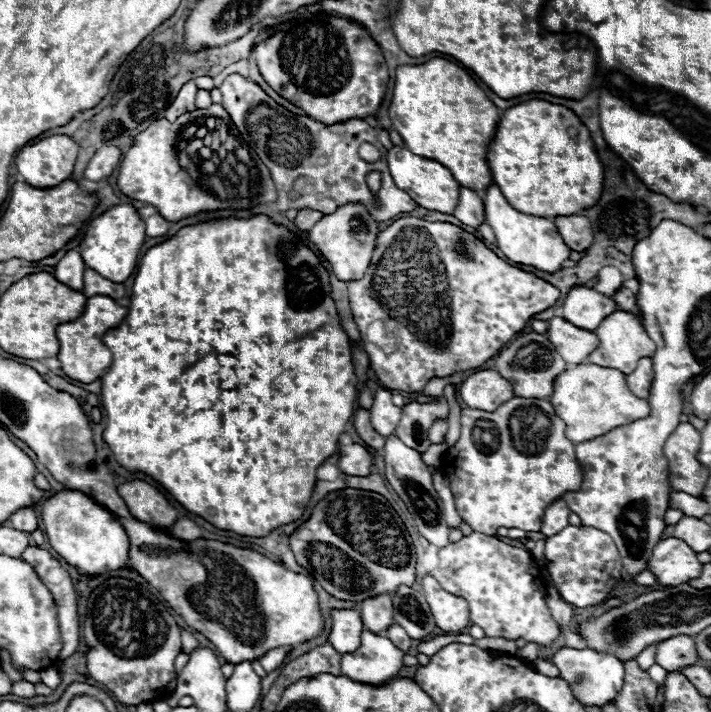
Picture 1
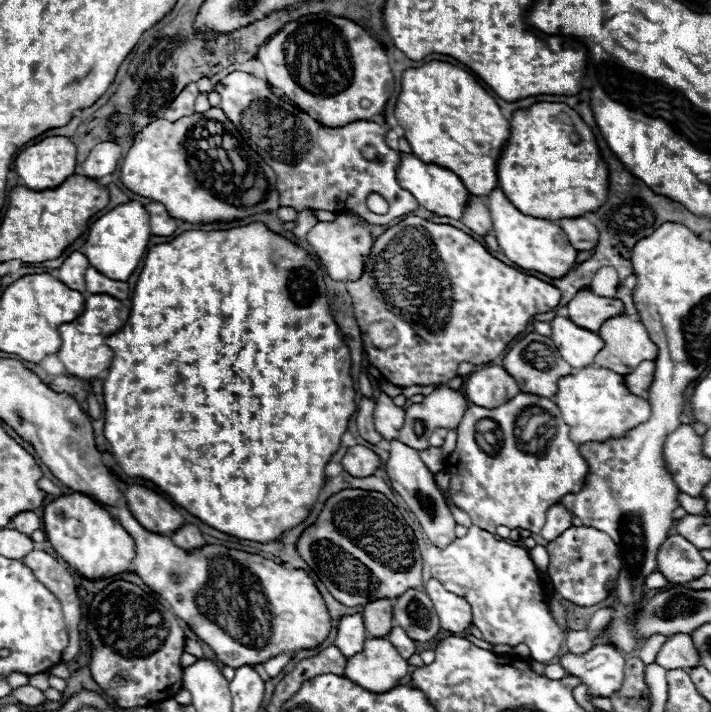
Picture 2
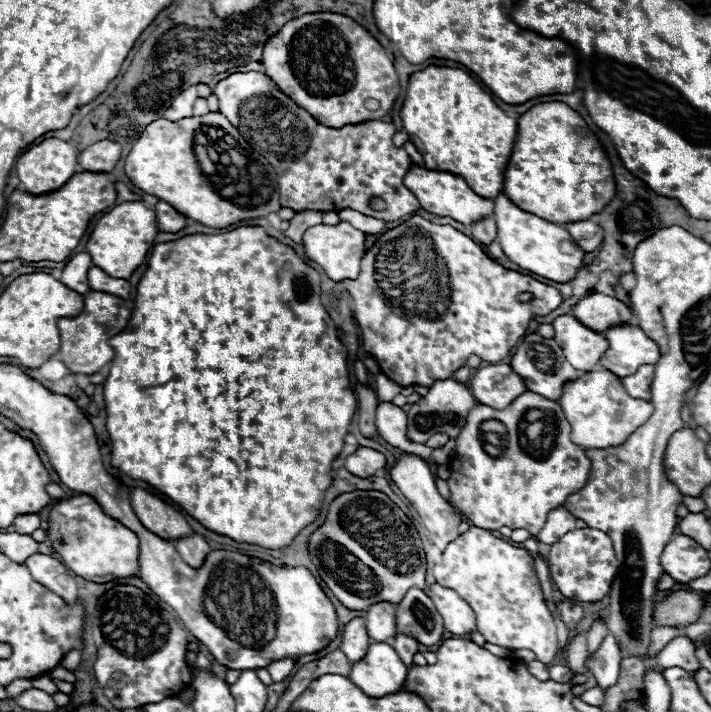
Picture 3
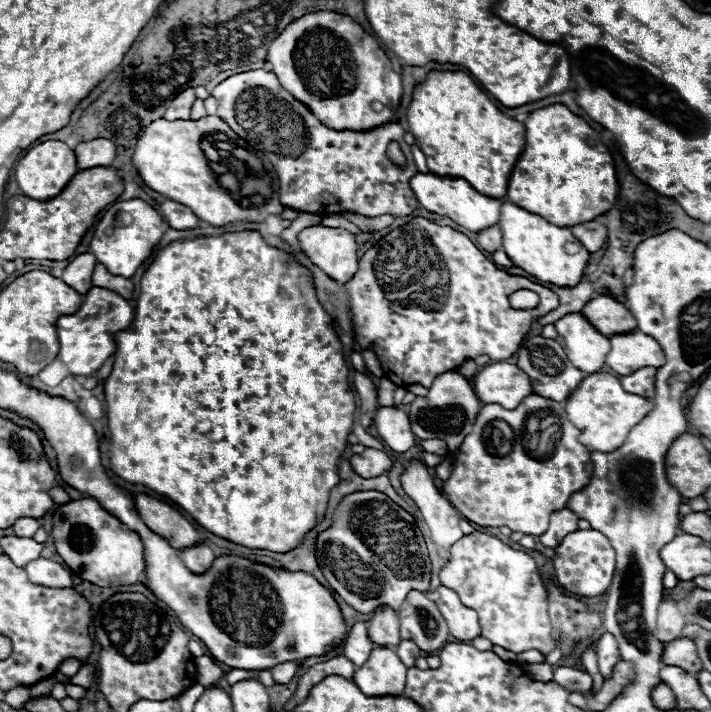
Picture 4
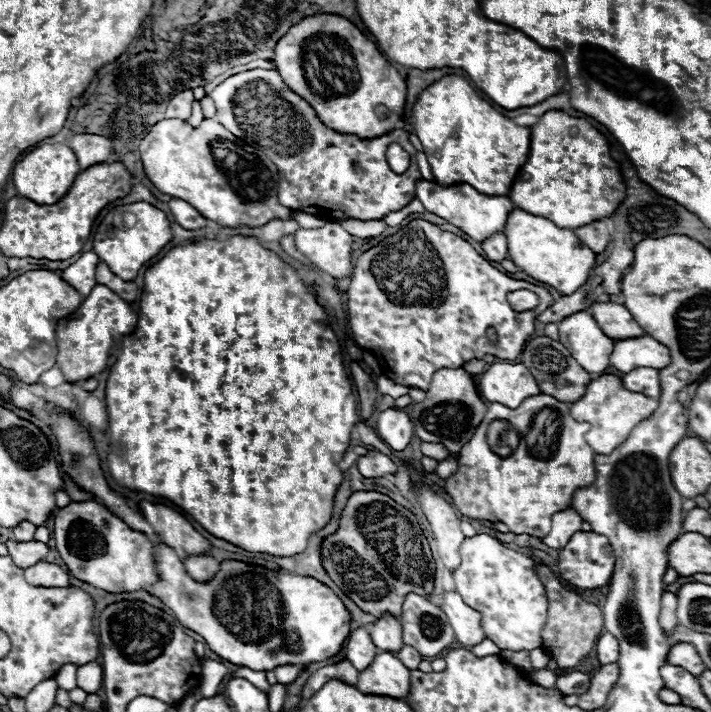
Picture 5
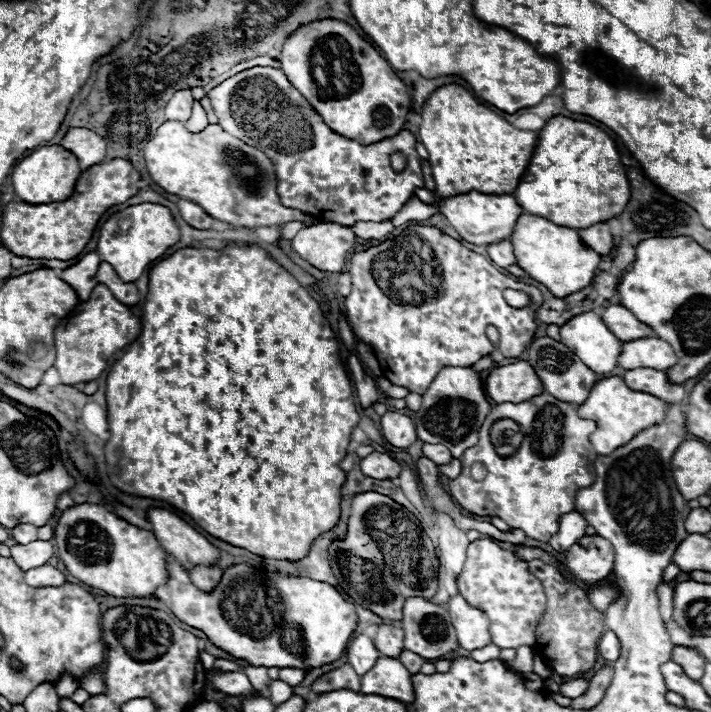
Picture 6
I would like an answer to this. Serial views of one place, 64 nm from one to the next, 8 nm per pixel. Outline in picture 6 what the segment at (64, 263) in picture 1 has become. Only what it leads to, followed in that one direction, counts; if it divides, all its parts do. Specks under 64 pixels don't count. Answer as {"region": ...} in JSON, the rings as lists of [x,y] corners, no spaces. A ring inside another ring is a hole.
{"region":[[[90,252],[82,260],[78,260],[74,266],[62,270],[60,278],[76,290],[76,294],[78,294],[80,300],[88,300],[90,292],[98,284],[96,272],[98,272],[98,264],[100,262],[102,262],[100,256],[96,252]]]}

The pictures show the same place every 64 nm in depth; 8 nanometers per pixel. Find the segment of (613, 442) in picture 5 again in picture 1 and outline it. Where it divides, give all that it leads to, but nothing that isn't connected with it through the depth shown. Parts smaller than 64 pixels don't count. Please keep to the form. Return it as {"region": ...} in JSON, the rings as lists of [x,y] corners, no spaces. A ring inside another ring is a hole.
{"region":[[[576,364],[576,366],[570,366],[564,372],[560,372],[554,378],[552,388],[554,390],[552,390],[548,402],[554,406],[554,412],[564,420],[566,436],[574,444],[592,440],[612,428],[630,424],[630,422],[646,418],[650,414],[648,402],[642,398],[636,398],[628,390],[626,374],[612,370],[612,368],[600,368],[596,364]]]}

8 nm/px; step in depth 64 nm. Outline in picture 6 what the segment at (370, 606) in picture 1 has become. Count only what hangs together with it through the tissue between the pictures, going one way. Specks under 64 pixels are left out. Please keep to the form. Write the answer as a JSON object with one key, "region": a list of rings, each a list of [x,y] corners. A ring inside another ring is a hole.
{"region":[[[384,622],[378,626],[374,644],[382,656],[396,656],[398,658],[400,652],[404,650],[404,630],[400,628],[400,624]]]}

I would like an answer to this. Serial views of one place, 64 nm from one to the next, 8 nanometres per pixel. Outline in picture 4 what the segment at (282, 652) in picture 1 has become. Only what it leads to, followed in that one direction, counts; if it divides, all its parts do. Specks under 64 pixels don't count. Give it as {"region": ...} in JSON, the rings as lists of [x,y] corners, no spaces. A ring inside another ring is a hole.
{"region":[[[282,662],[282,664],[276,664],[270,672],[272,672],[272,676],[274,676],[274,682],[276,684],[288,684],[292,678],[294,678],[294,674],[296,674],[296,662]]]}

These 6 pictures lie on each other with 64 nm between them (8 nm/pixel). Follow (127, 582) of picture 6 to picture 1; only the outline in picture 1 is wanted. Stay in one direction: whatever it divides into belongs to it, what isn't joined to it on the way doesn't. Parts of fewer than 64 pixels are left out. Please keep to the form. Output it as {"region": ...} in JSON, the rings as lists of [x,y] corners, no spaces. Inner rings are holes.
{"region":[[[62,490],[44,500],[42,522],[50,546],[70,564],[84,574],[102,574],[108,570],[118,570],[128,566],[130,540],[122,524],[108,512],[100,508],[90,496],[80,490]]]}

